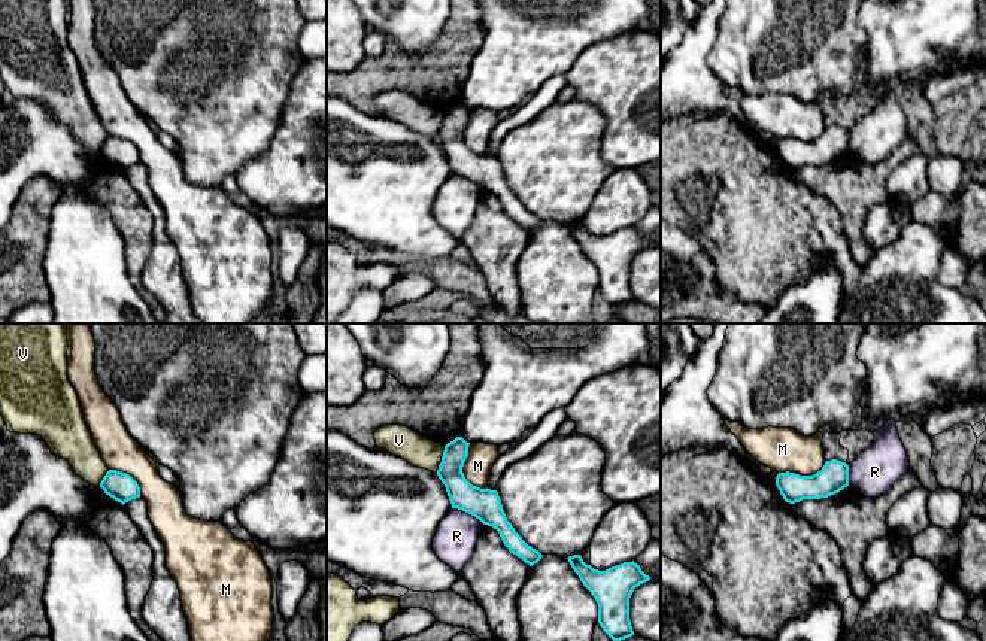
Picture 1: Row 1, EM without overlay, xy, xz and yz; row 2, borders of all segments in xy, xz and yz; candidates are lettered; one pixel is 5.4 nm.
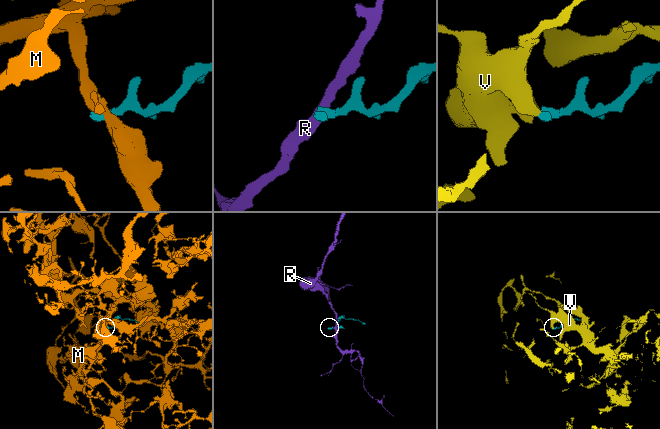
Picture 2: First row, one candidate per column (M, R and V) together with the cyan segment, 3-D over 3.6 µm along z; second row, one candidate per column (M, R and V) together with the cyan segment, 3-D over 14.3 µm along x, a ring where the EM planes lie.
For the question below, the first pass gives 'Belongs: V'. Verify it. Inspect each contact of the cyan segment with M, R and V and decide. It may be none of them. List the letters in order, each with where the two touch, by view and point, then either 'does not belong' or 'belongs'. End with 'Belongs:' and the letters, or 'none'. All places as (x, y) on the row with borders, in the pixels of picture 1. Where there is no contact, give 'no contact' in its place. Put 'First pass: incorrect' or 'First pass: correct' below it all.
M: meets cyan in xz at (461, 470); does not belong
R: meets cyan in xz at (467, 512); does not belong
V: meets cyan in xz at (442, 459); does not belong
Belongs: none
First pass: incorrect

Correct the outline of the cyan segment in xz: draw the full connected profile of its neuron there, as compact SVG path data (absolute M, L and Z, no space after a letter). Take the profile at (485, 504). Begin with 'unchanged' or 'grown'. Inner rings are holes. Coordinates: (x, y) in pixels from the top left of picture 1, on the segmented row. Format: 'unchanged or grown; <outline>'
unchanged; M462 437L448 443L443 450L437 476L446 487L452 508L462 510L483 525L498 531L510 553L533 566L541 559L541 553L528 546L507 520L497 490L473 486L464 476L462 467L468 456L468 446Z

